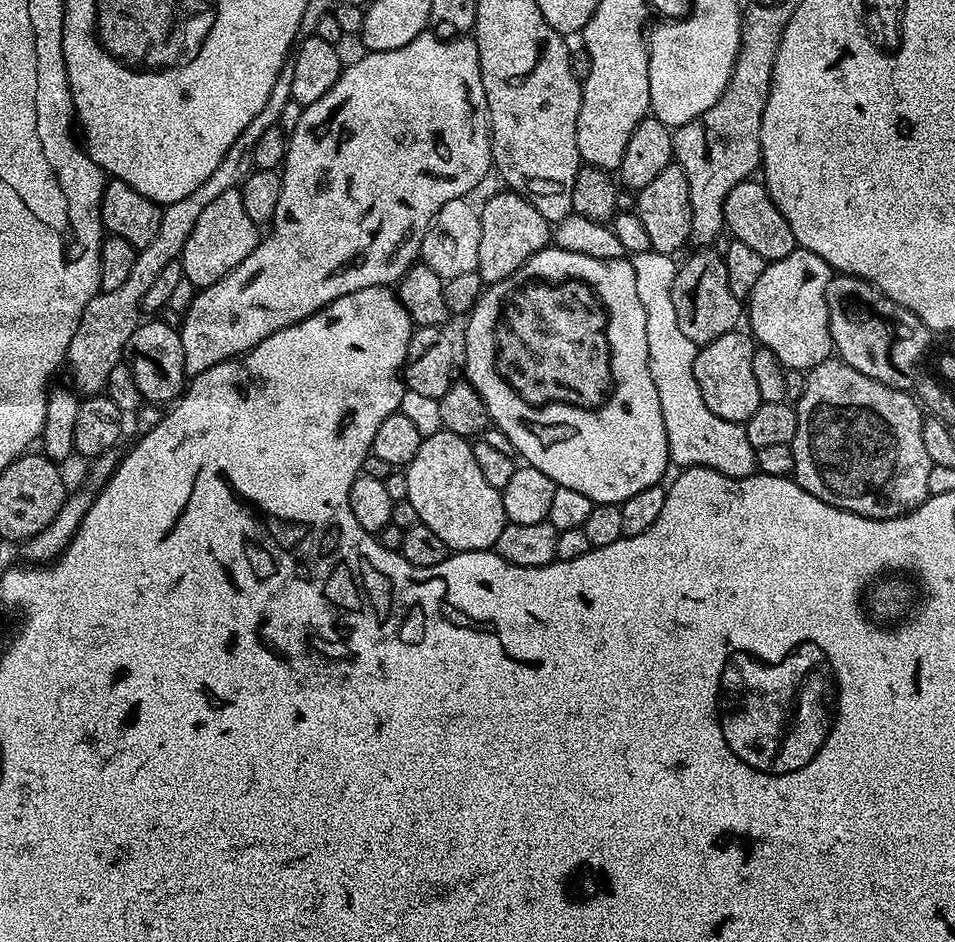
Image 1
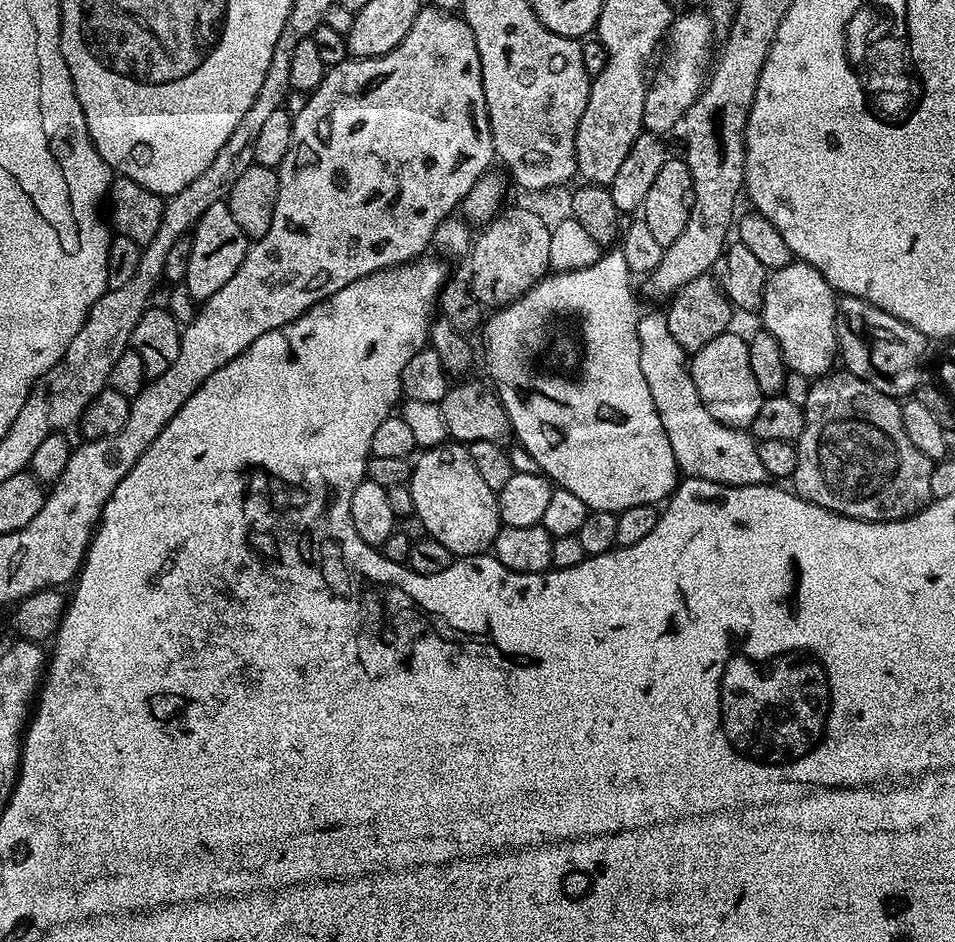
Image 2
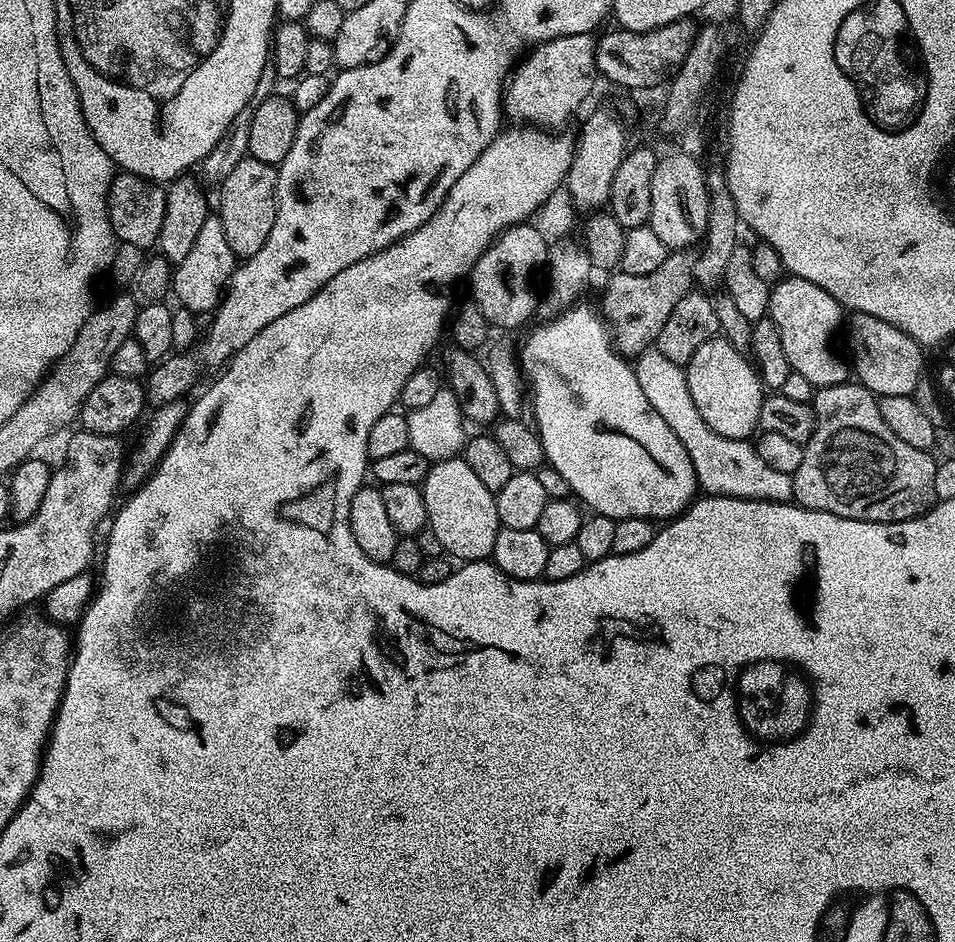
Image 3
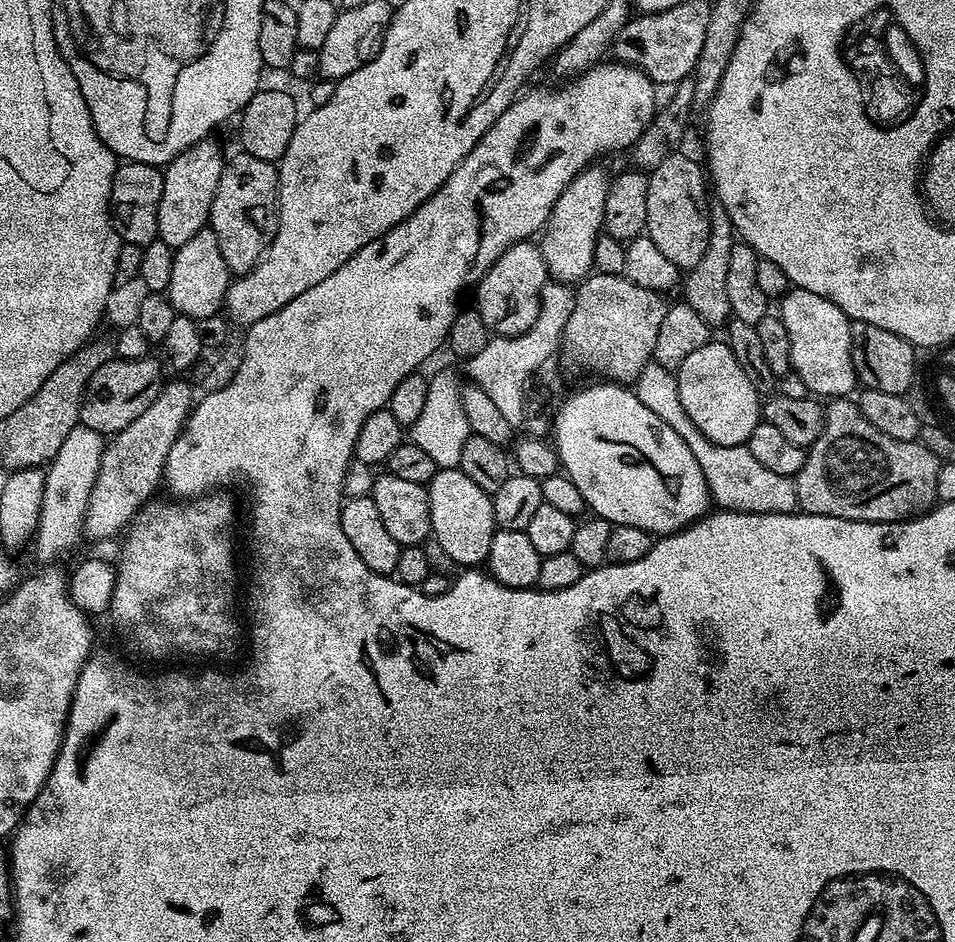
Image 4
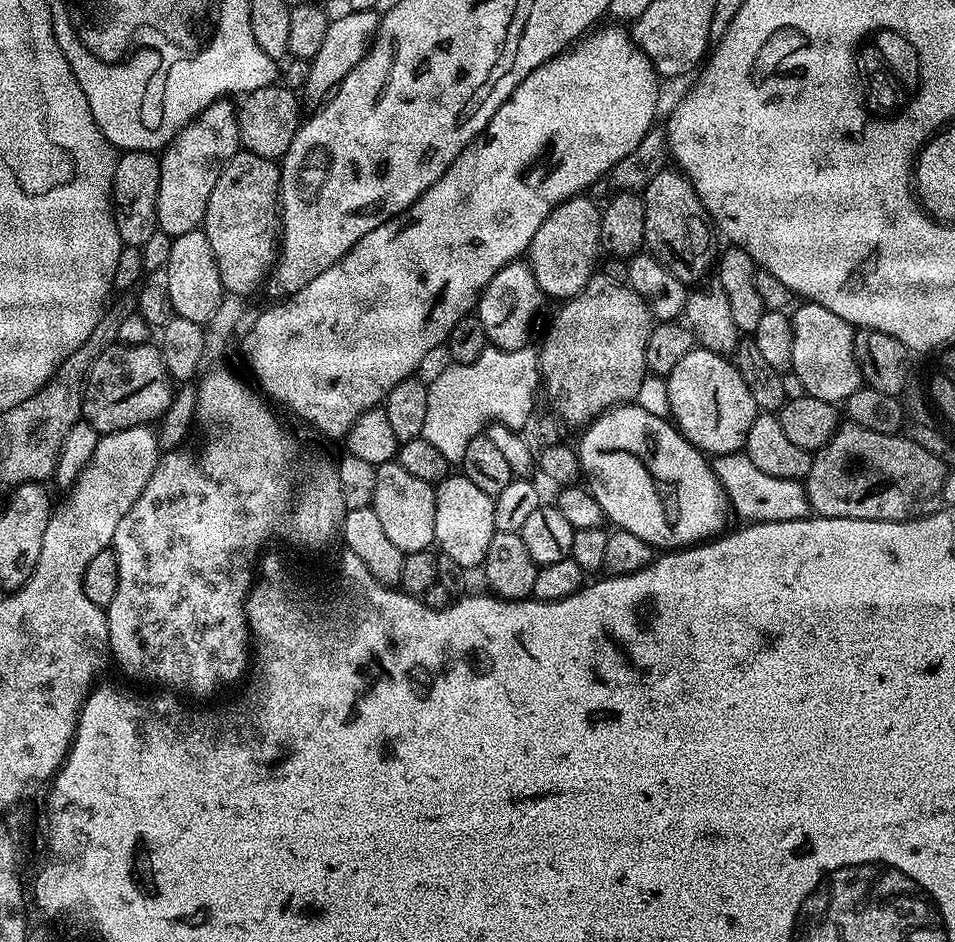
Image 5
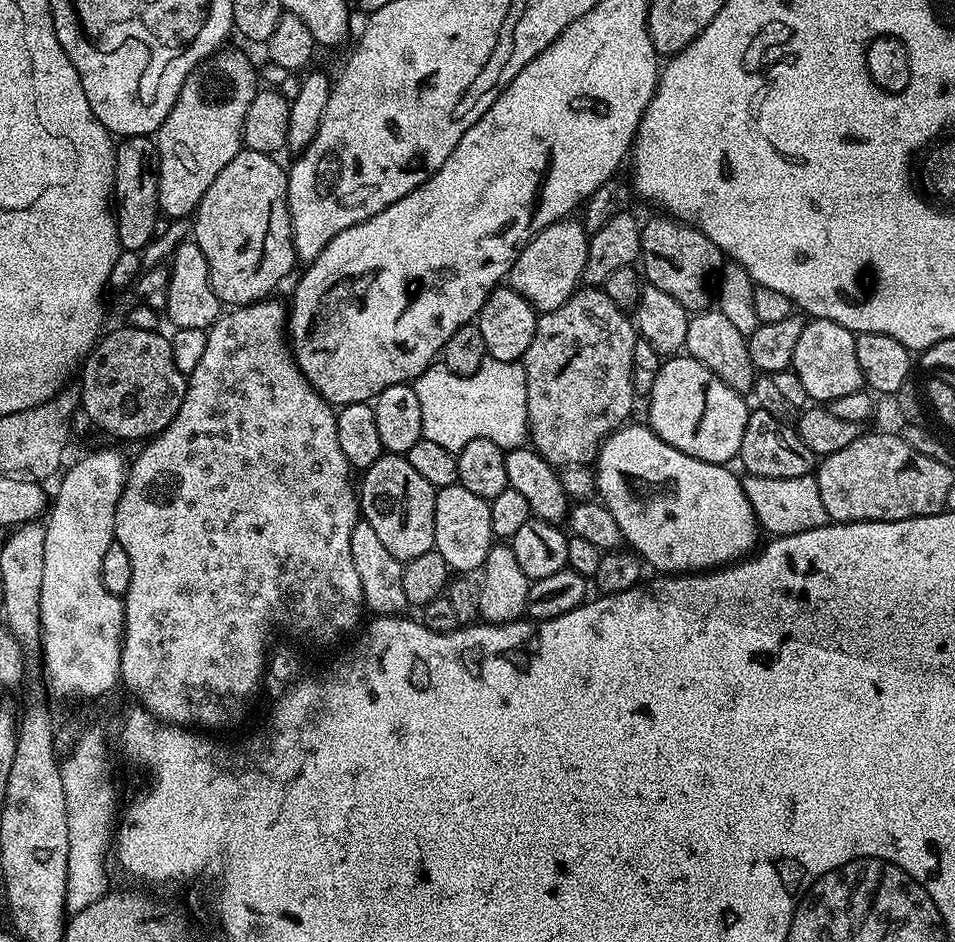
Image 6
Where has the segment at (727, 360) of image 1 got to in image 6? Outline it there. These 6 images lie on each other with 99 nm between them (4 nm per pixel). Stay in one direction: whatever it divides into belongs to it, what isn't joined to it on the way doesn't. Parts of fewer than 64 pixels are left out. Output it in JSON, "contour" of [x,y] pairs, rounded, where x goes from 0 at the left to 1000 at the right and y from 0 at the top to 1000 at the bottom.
{"contour":[[[709,376],[692,385],[689,401],[685,401],[685,410],[676,421],[679,428],[676,449],[689,461],[689,465],[693,465],[693,469],[706,473],[706,478],[714,478],[714,482],[731,486],[735,490],[761,494],[766,490],[762,488],[770,489],[774,485],[777,461],[781,461],[785,429],[779,425],[781,424],[776,417],[752,401],[751,397],[741,392],[736,384],[719,376]]]}

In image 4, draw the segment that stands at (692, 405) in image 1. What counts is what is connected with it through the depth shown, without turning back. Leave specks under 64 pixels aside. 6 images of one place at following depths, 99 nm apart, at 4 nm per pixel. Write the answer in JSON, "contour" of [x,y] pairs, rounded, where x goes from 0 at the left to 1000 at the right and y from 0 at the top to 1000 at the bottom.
{"contour":[[[681,384],[668,397],[664,409],[664,415],[668,427],[680,435],[685,435],[718,473],[723,473],[723,482],[731,486],[731,495],[735,495],[735,503],[739,507],[741,525],[747,532],[750,531],[755,540],[768,544],[788,544],[790,546],[823,546],[832,545],[836,536],[834,534],[834,511],[830,506],[810,503],[810,499],[802,499],[798,490],[793,490],[790,482],[778,471],[773,473],[752,473],[743,469],[723,448],[723,439],[714,435],[714,427],[710,423],[710,406],[705,392],[695,391],[691,386]]]}

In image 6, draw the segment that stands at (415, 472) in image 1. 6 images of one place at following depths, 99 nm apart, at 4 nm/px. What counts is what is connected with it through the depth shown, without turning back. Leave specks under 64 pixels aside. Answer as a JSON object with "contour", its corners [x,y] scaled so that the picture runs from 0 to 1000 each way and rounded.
{"contour":[[[480,512],[458,521],[454,533],[454,582],[463,588],[463,592],[467,592],[470,604],[474,608],[494,609],[497,603],[498,606],[506,604],[507,593],[511,585],[515,583],[516,576],[512,532],[501,529],[501,524],[492,524],[492,520],[488,520],[488,516]]]}

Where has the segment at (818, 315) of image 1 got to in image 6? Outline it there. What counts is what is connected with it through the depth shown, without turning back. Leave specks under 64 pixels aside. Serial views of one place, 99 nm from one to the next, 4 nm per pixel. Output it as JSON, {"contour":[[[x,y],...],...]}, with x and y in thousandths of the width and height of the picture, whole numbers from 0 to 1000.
{"contour":[[[850,338],[843,343],[836,359],[836,368],[831,370],[828,394],[840,401],[840,410],[844,410],[847,423],[854,427],[866,427],[882,423],[885,418],[894,418],[906,411],[895,366],[896,357],[886,350],[886,346],[877,346],[877,342]]]}

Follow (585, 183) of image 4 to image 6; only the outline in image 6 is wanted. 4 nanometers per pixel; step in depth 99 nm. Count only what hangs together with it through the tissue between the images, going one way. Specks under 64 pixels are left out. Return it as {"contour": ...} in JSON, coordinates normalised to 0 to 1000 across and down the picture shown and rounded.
{"contour":[[[592,231],[572,240],[547,266],[540,269],[540,276],[530,294],[531,300],[539,310],[547,312],[562,332],[584,329],[584,325],[605,309],[614,282],[617,254],[616,243],[603,231]]]}

